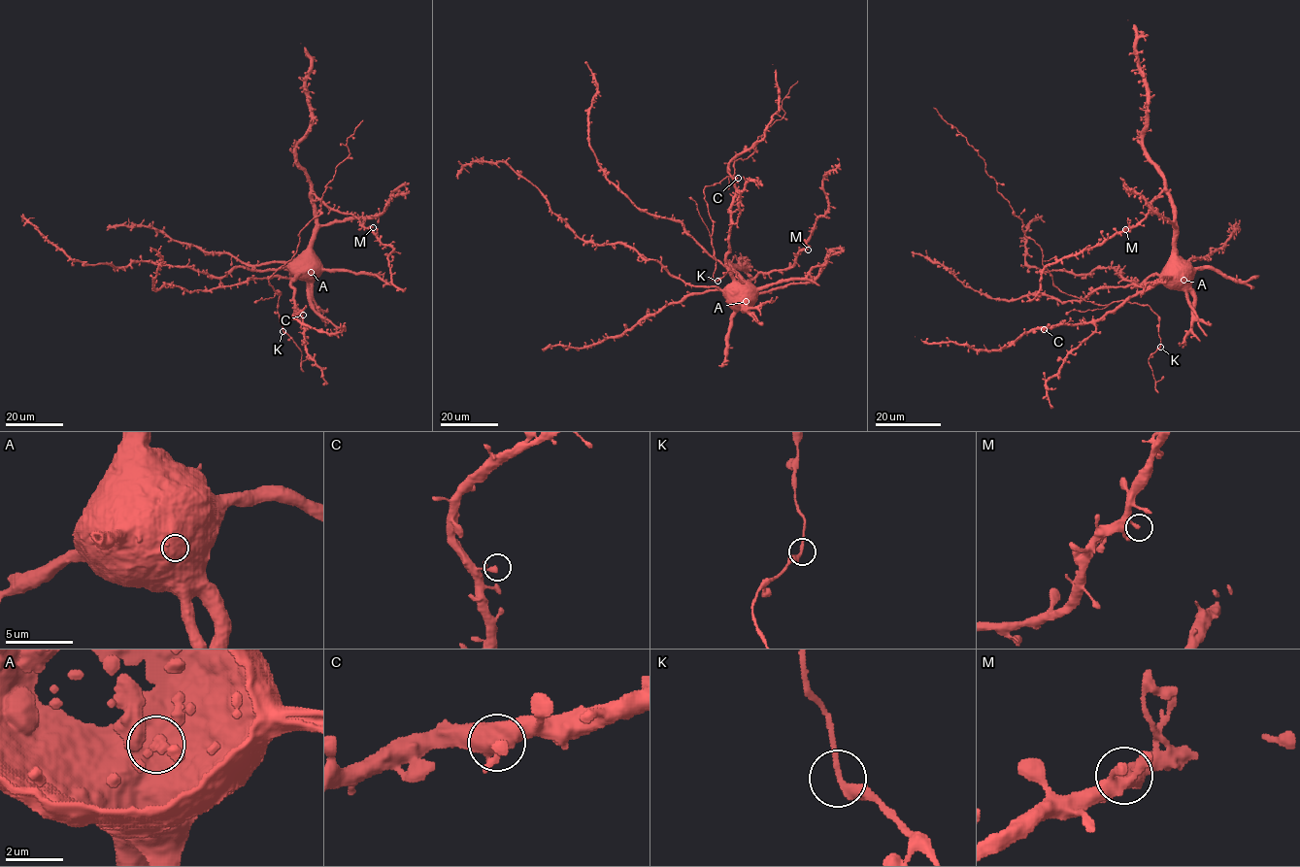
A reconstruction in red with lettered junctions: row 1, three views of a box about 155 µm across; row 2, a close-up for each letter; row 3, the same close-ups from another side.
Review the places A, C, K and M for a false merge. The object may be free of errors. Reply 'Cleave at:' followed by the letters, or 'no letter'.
Cleave at: no letter

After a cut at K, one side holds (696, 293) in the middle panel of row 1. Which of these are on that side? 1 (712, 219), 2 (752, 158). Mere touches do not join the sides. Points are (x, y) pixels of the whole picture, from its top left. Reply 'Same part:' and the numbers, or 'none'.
Same part: none

